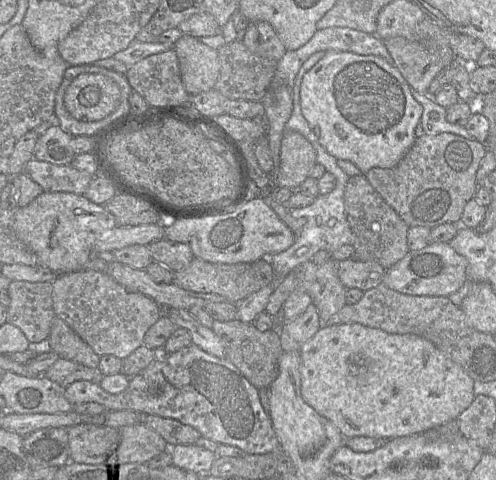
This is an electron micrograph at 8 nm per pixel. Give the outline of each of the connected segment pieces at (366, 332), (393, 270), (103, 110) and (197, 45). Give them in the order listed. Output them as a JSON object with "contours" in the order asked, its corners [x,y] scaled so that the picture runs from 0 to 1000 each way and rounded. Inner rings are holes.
{"contours":[[[[724,673],[649,677],[605,727],[607,821],[665,875],[696,915],[738,908],[792,915],[855,902],[919,871],[960,827],[956,792],[869,710],[835,696],[786,696]]],[[[881,504],[817,535],[778,563],[774,592],[806,610],[839,617],[899,617],[925,604],[940,588],[942,540],[923,529],[903,506]]],[[[204,152],[159,154],[135,181],[129,219],[137,235],[165,254],[204,250],[242,217],[242,185]]],[[[367,73],[349,94],[373,188],[401,196],[431,183],[444,148],[438,104],[399,79]]]]}

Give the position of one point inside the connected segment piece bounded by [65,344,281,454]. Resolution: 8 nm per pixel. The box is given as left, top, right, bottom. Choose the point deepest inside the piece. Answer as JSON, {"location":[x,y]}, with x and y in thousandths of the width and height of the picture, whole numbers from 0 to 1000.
{"location":[421,819]}

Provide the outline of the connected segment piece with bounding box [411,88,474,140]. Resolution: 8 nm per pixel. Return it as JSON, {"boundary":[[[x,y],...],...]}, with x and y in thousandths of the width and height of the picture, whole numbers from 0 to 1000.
{"boundary":[[[831,183],[829,194],[853,225],[847,246],[853,279],[879,281],[887,277],[911,277],[938,290],[956,290],[935,263],[917,260],[899,250],[899,227],[883,219],[871,200],[861,198],[861,194],[849,196]]]}

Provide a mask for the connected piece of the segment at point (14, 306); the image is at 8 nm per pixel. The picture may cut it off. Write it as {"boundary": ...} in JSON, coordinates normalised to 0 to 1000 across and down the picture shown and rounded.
{"boundary":[[[26,583],[14,610],[20,635],[14,644],[14,671],[36,681],[58,715],[77,715],[99,704],[107,663],[113,658],[105,625],[107,588],[56,588]]]}

